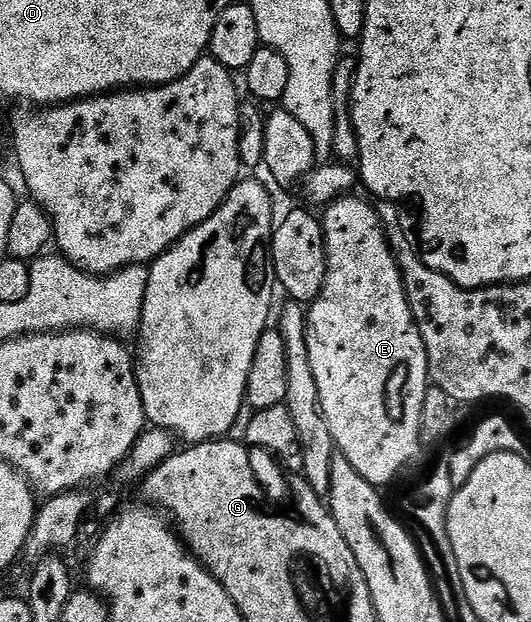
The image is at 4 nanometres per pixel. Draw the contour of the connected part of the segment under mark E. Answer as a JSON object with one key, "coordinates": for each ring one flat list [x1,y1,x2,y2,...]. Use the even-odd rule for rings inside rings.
{"coordinates":[[345,197,335,199,322,211,324,225,324,244,326,245,326,281,322,285,322,293,307,308,307,331,305,333,306,348,309,349,311,372,314,373,315,384,318,387,318,397,321,399,322,413,325,414,326,424,330,427,330,436,335,443,335,450,366,477,373,487,384,489,384,486,411,461,416,455,416,450,422,447,420,441,420,422,422,421,422,401,426,401,426,393,430,386,428,373,428,354,426,345,422,341,422,333,412,316,412,310,406,297,404,278,400,272,391,243,384,234,384,226,380,224,380,212,375,206,367,203,369,200]]}

